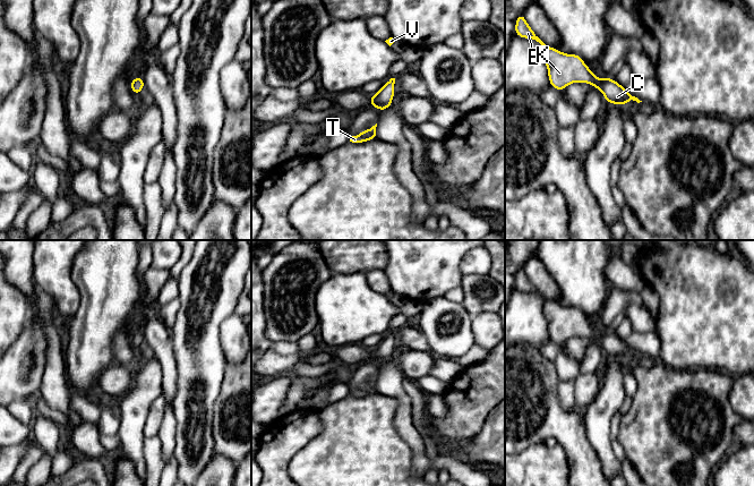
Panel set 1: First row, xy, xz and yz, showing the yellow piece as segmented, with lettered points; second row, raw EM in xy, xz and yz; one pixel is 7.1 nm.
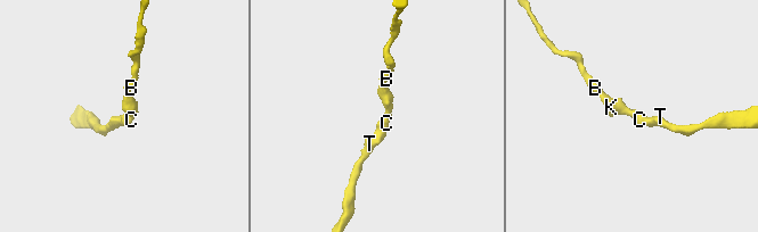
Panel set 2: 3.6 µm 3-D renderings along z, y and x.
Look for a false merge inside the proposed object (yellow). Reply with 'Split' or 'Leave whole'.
Leave whole

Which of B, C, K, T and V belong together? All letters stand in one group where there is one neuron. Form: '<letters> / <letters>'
B C K T V

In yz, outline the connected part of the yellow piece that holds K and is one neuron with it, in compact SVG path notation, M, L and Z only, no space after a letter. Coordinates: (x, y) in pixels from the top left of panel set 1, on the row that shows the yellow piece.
M519 15L516 18L515 34L523 39L535 40L541 44L550 86L559 92L569 84L585 83L599 89L603 94L607 103L625 106L631 100L637 103L642 102L637 97L631 95L626 88L616 80L609 77L602 79L598 78L584 63L581 56L563 53L557 49L546 45L531 29L524 15Z

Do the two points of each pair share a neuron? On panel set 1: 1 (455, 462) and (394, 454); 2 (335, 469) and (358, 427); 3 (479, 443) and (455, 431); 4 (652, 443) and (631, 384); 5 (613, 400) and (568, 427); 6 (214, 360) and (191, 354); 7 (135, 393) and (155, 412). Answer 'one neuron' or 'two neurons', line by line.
1: two neurons
2: one neuron
3: two neurons
4: two neurons
5: two neurons
6: one neuron
7: two neurons

